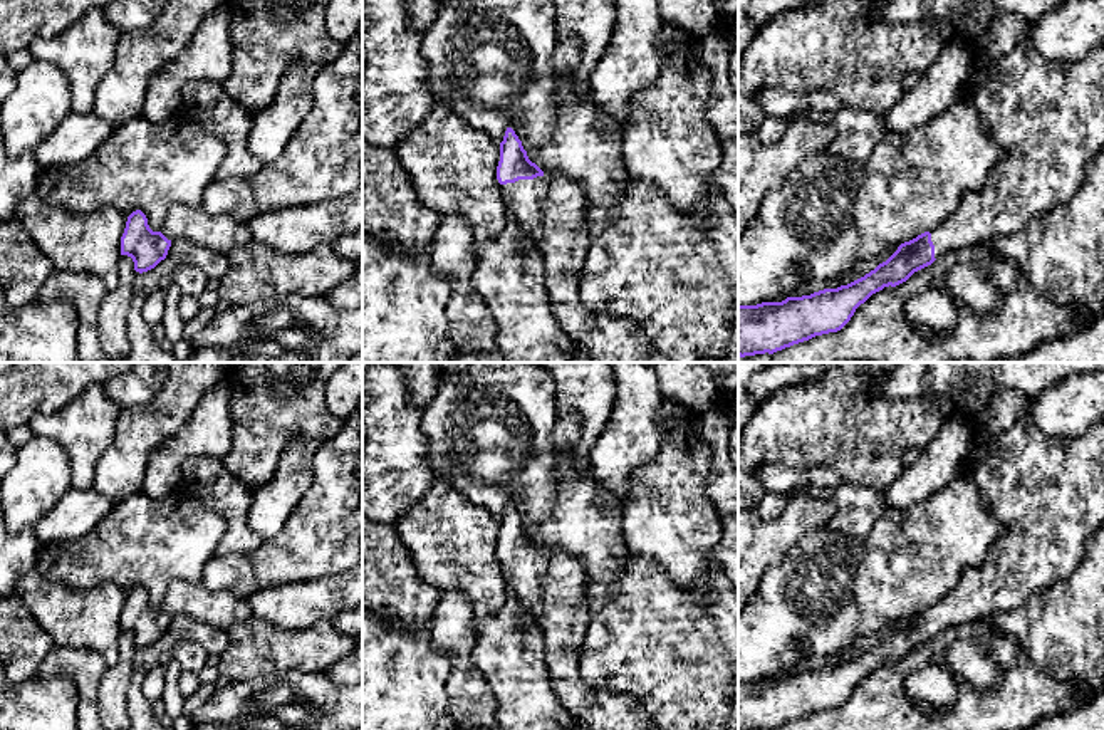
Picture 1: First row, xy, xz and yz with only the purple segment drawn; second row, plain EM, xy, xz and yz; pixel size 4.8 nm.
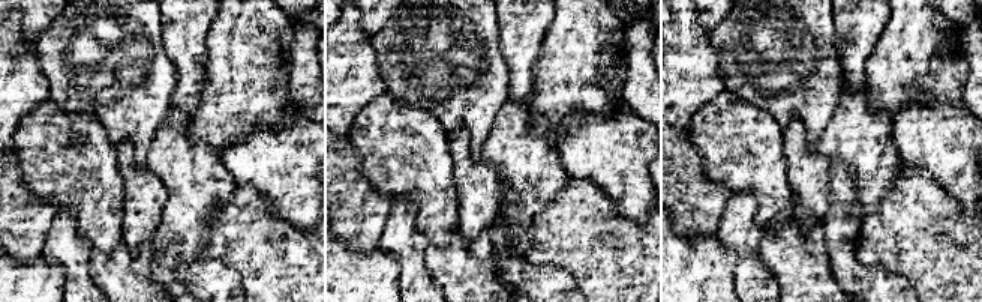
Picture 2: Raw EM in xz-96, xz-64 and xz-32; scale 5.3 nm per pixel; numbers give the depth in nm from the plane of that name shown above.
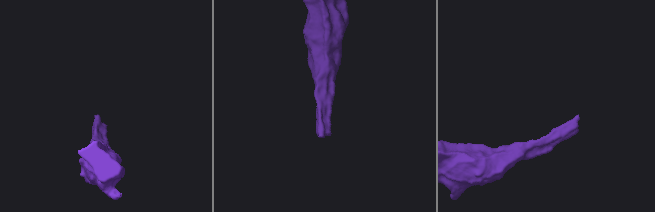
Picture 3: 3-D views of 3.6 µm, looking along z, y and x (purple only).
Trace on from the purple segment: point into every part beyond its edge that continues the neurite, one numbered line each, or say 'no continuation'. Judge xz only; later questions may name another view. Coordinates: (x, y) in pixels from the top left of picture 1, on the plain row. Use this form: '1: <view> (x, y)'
1: xz (524, 574)

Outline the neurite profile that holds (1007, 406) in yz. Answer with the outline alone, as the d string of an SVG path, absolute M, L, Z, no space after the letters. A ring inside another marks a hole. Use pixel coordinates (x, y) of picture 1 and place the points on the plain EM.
M1000 389L998 393L993 394L993 398L990 399L990 403L982 413L971 413L966 406L963 406L960 409L960 415L965 416L971 426L971 441L970 441L971 446L970 446L968 458L978 445L990 443L998 435L1010 430L1013 423L1018 421L1020 418L1030 418L1032 401L1034 398L1028 398L1022 391Z

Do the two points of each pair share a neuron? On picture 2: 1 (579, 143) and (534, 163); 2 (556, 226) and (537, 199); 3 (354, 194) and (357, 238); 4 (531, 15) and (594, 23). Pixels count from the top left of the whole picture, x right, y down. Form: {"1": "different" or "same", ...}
{"1": "different", "2": "different", "3": "same", "4": "different"}

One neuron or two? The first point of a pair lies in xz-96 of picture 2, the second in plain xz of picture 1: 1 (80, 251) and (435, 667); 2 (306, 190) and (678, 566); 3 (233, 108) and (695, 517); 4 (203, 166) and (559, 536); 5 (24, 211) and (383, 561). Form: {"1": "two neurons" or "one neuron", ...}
{"1": "two neurons", "2": "one neuron", "3": "two neurons", "4": "one neuron", "5": "one neuron"}

